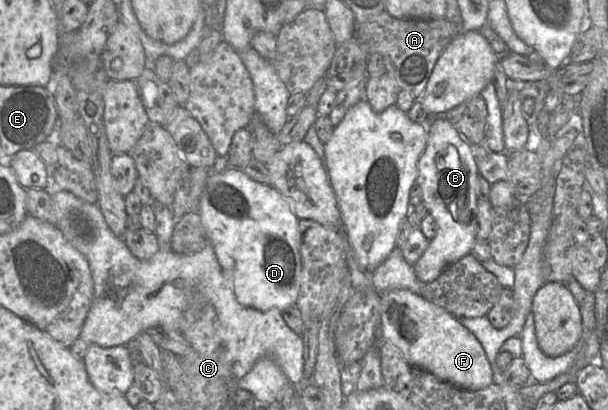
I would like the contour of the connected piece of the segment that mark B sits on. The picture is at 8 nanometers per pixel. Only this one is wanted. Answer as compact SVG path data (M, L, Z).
M445 116L436 118L428 133L426 148L418 160L416 185L420 186L422 203L435 219L438 229L436 237L413 265L423 284L434 281L449 265L471 254L477 240L477 202L481 195L475 150L461 138Z

